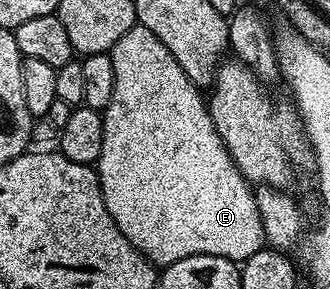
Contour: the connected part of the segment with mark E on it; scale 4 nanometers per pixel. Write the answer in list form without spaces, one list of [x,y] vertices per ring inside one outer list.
[[[138,25],[132,27],[127,33],[123,33],[123,37],[119,37],[111,54],[115,65],[115,93],[111,97],[111,105],[107,105],[103,112],[103,153],[97,158],[95,170],[97,179],[101,182],[101,192],[103,201],[107,205],[107,213],[111,213],[111,221],[115,221],[115,225],[119,225],[119,233],[123,233],[123,237],[127,237],[127,241],[131,241],[135,250],[143,253],[150,263],[161,269],[169,267],[175,261],[183,261],[183,257],[195,257],[196,255],[227,257],[236,264],[250,259],[267,243],[263,221],[259,217],[257,196],[254,188],[243,177],[243,173],[239,173],[239,169],[235,165],[231,153],[227,153],[219,133],[215,133],[209,104],[202,88],[189,80],[187,73],[183,73],[183,69],[179,69],[179,61],[175,61],[175,57],[171,57],[171,49],[167,49],[167,45],[163,45],[163,41],[159,41],[159,37],[155,37],[155,33],[151,33],[151,29],[146,27]]]

